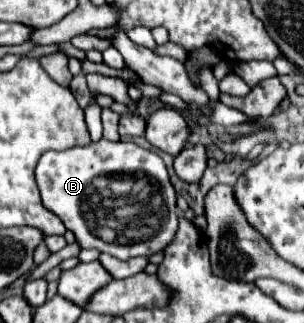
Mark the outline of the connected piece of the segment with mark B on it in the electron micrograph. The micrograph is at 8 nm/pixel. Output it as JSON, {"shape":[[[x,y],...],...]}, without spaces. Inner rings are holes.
{"shape":[[[90,142],[86,146],[74,146],[62,152],[46,152],[36,166],[36,182],[42,194],[42,204],[58,214],[68,230],[74,232],[78,246],[96,248],[98,252],[106,252],[118,260],[130,260],[134,256],[152,256],[164,250],[178,230],[178,214],[176,214],[176,190],[170,184],[166,166],[162,158],[150,150],[136,146],[134,142]],[[106,230],[114,230],[110,234],[110,242],[102,240]]]}

